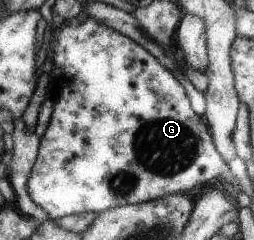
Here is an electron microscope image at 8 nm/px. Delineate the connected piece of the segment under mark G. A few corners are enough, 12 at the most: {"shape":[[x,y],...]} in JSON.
{"shape":[[51,26],[26,180],[56,220],[223,178],[182,86],[127,35]]}

